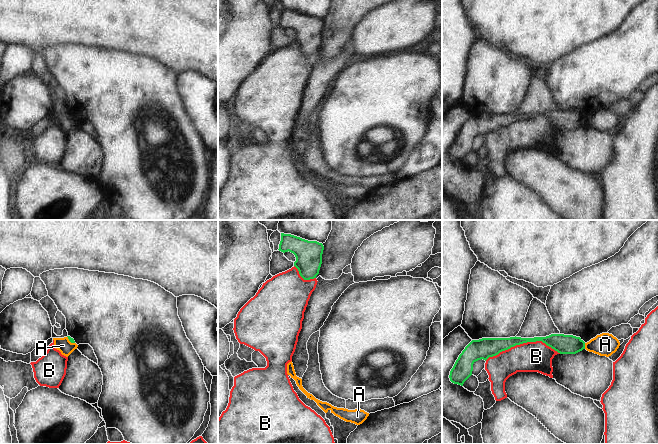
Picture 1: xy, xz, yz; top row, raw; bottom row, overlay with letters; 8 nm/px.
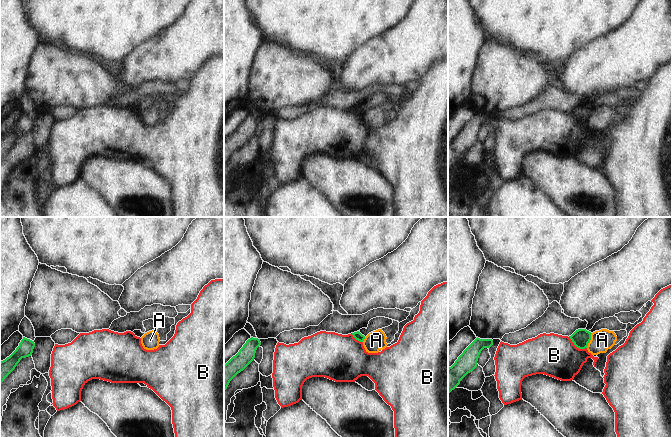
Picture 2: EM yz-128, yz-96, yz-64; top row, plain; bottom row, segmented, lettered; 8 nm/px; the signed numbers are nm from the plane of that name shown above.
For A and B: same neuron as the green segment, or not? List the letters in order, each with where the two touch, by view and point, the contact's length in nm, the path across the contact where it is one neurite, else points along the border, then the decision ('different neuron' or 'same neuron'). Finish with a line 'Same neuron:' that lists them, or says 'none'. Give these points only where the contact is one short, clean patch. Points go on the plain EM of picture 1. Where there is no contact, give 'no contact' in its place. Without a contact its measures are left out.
A: yz (584, 122) | 50 nm | along yz (584, 119), (585, 124) | different neuron
B: yz (522, 119) | 600 nm | different neuron
Same neuron: none

